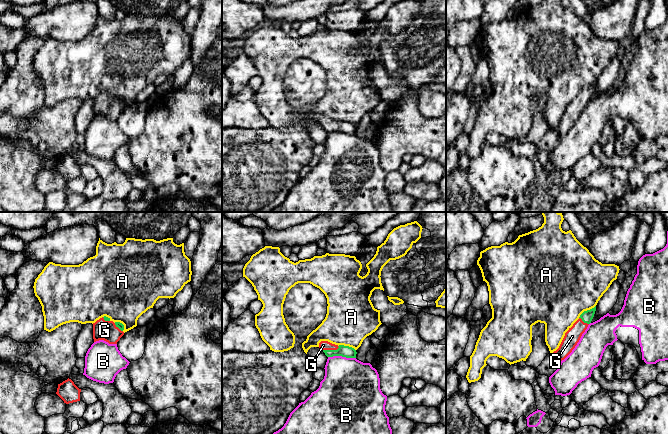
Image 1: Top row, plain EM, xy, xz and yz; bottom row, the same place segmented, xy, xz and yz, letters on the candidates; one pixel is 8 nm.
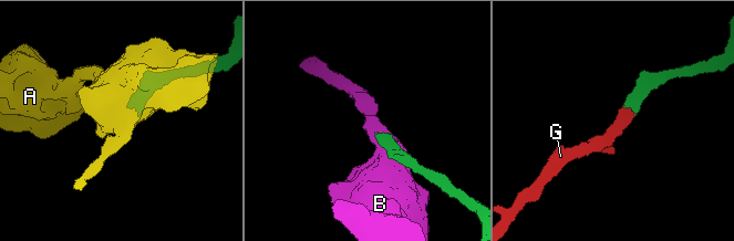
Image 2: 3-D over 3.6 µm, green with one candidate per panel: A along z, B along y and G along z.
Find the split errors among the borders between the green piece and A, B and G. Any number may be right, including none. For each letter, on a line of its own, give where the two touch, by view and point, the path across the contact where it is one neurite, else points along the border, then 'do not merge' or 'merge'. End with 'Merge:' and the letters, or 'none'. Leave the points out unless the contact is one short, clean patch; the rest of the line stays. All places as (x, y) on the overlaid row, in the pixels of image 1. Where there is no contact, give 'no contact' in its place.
A: contact yz (587, 310); border yz (595, 305), (585, 310), (578, 317); do not merge
B: contact xz (342, 356); border xz (328, 356), (355, 358); do not merge
G: contact xz (331, 350); way xz (345, 351), (331, 350), (323, 345); merge
Merge: G

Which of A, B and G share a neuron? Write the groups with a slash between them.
A / B / G

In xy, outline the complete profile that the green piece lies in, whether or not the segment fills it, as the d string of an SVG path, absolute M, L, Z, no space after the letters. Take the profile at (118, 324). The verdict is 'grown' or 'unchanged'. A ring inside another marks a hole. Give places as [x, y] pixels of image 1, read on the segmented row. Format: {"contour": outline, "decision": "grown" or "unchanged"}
{"contour": "M104 316L93 323L94 342L104 340L109 344L117 344L124 335L124 325L120 322L113 322Z", "decision": "grown"}

